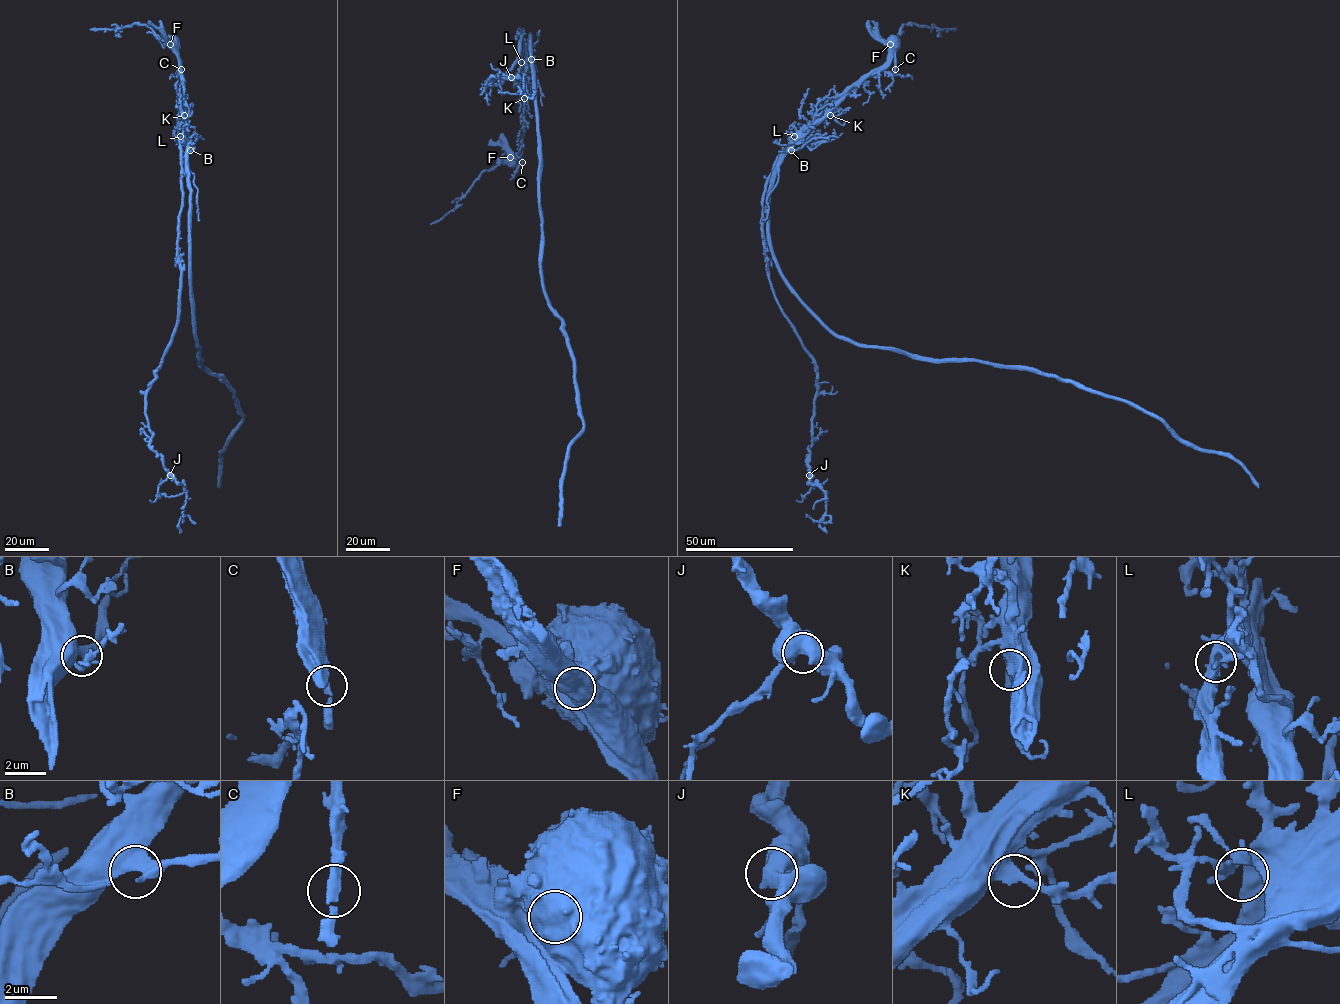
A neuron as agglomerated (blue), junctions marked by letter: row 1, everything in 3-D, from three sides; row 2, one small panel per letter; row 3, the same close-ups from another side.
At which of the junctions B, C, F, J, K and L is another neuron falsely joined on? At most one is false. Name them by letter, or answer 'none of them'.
F

